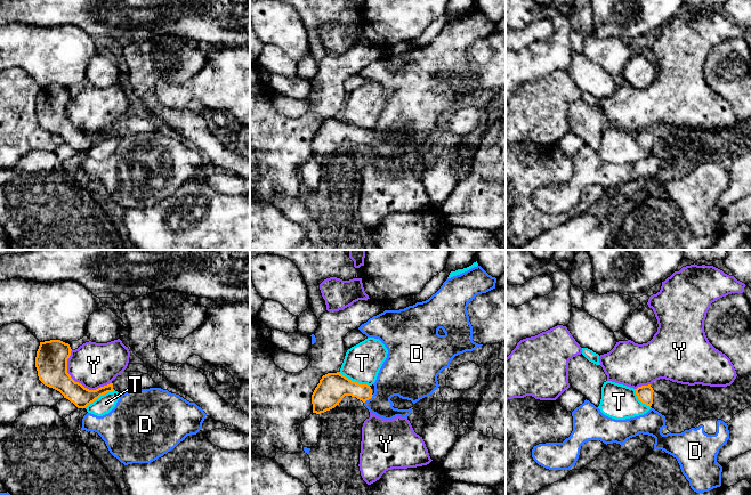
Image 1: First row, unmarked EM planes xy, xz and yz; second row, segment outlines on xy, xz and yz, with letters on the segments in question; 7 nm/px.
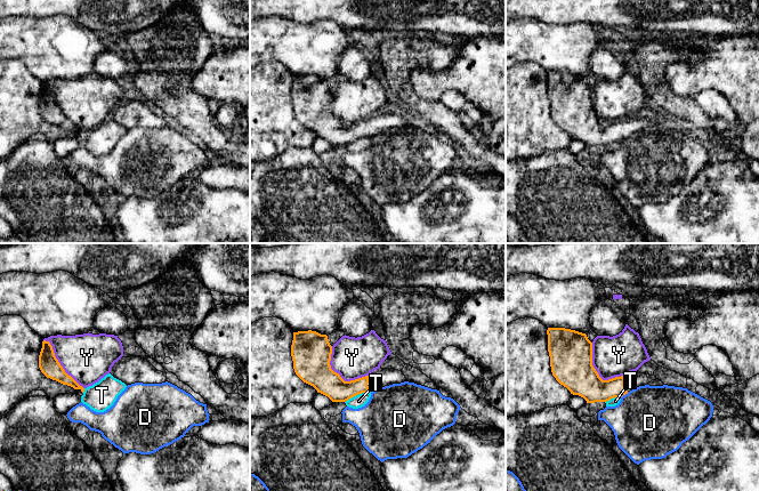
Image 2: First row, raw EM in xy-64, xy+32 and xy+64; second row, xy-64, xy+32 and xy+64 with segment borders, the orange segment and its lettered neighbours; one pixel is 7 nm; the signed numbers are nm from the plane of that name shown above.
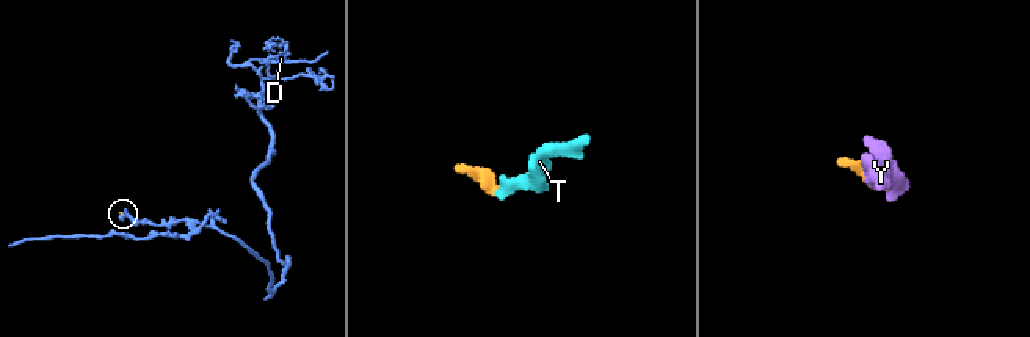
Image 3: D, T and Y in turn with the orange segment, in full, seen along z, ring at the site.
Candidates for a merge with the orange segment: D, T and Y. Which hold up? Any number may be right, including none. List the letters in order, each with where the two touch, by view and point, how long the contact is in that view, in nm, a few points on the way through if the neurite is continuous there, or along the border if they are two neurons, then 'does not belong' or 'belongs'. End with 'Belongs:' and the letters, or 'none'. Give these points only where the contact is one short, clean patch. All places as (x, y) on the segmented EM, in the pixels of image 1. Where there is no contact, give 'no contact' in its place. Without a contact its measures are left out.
D: contact xz (369, 398); length 90 nm; border xz (373, 395), (364, 403); does not belong
T: contact xz (354, 381); length 240 nm; border xz (339, 372), (352, 380), (369, 386); does not belong
Y: contact xy (78, 382); length 380 nm; does not belong
Belongs: none

